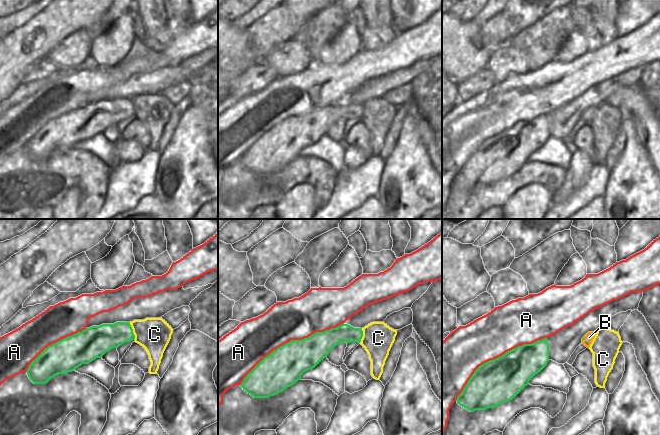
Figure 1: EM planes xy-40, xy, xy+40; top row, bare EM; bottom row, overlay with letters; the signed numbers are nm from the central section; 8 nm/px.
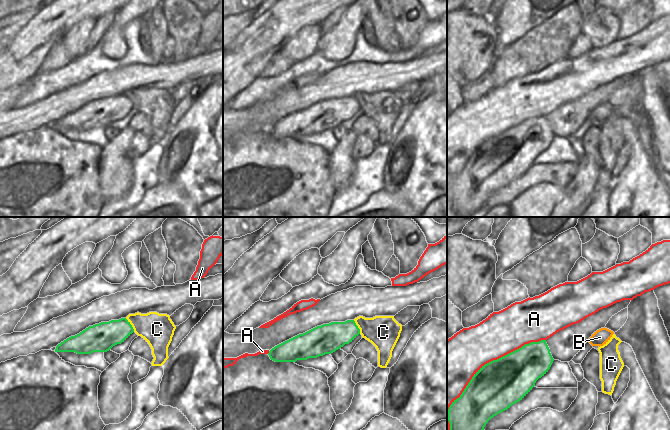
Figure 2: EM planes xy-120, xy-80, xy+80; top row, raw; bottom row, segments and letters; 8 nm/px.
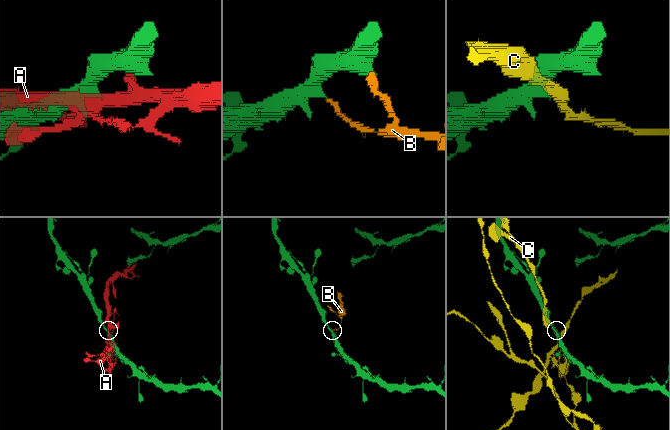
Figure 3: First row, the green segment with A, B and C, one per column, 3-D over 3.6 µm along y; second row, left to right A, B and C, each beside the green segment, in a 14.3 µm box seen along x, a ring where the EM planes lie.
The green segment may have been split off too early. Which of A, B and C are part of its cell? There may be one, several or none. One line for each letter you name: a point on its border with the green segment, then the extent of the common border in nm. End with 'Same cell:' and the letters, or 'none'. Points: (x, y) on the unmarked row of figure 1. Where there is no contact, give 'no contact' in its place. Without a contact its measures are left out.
Same cell: none

